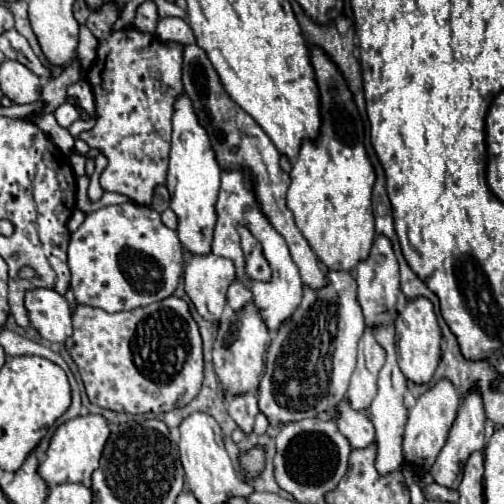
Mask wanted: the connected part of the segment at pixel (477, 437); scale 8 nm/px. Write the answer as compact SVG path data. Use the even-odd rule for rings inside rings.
M473 385L467 395L461 401L457 419L449 431L447 443L443 445L441 453L437 455L433 467L429 469L431 477L435 479L435 483L443 485L443 487L451 487L457 489L459 487L459 479L463 477L463 463L467 463L467 455L471 455L471 451L481 451L485 445L485 409L483 409L483 399L479 389Z

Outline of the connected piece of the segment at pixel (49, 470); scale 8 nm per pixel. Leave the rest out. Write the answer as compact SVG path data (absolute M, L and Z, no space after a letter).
M85 415L85 417L75 417L75 419L61 423L49 441L45 459L39 463L37 473L49 485L89 481L91 473L99 467L99 457L101 457L107 437L109 437L109 427L101 415Z

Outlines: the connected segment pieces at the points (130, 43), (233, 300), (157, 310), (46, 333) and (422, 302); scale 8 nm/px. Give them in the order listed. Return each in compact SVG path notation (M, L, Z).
M107 3L87 19L87 27L99 39L97 59L87 73L95 95L97 123L79 137L89 147L99 149L109 161L99 179L103 191L127 195L133 203L149 207L153 189L167 179L173 103L183 91L183 47L161 43L155 35L141 33L135 27L111 33L119 13L115 5Z
M235 281L227 291L227 301L233 309L239 309L239 307L243 307L243 303L249 303L253 299L251 299L251 291L247 291L247 287L243 287L243 283Z
M175 295L147 307L119 313L77 305L73 311L73 335L65 341L65 347L79 369L89 401L103 409L119 413L161 411L151 409L149 401L173 401L175 407L185 407L203 385L203 343L199 327L191 317L189 305Z
M29 289L25 309L39 335L53 343L63 343L71 335L71 309L67 299L53 289Z
M415 297L407 301L405 309L395 317L395 349L403 375L413 383L429 383L439 364L439 343L441 343L441 327L437 323L437 315L433 303L425 297Z

